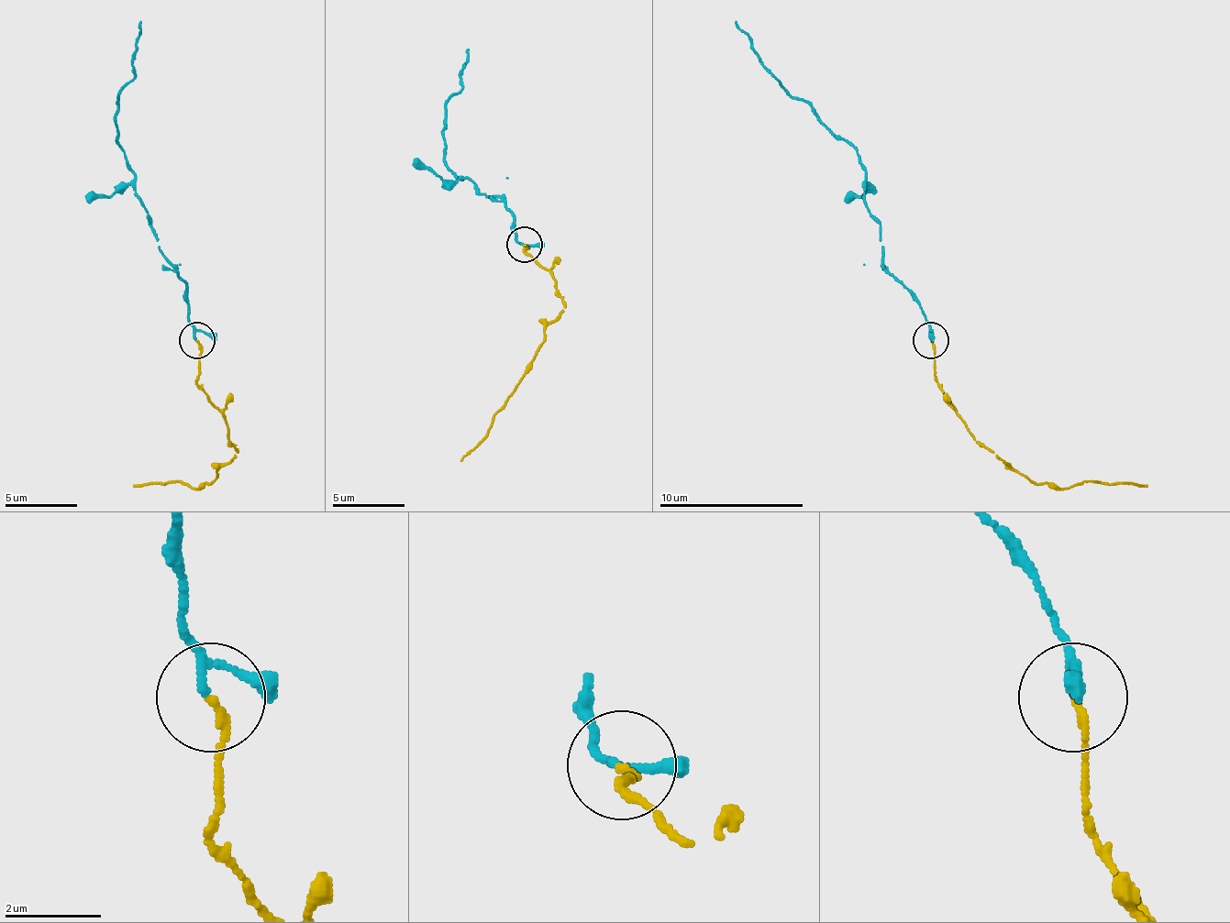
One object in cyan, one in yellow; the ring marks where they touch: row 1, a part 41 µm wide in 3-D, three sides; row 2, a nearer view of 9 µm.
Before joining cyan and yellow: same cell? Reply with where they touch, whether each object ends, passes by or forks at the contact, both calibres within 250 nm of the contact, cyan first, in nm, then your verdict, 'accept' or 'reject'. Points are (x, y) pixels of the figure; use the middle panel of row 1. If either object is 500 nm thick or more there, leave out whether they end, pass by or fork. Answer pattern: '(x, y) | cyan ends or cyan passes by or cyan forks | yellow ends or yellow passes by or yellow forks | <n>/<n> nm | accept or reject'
(524, 245) | cyan passes by | yellow ends | 130/160 nm | accept

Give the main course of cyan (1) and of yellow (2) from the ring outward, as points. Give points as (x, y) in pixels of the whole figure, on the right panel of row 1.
1: (930, 341), (926, 315), (883, 265), (880, 222), (865, 203), (865, 164), (843, 138), (774, 78), (735, 20)
2: (930, 341), (937, 384), (966, 432), (1035, 482), (1063, 489), (1121, 482), (1146, 486)

